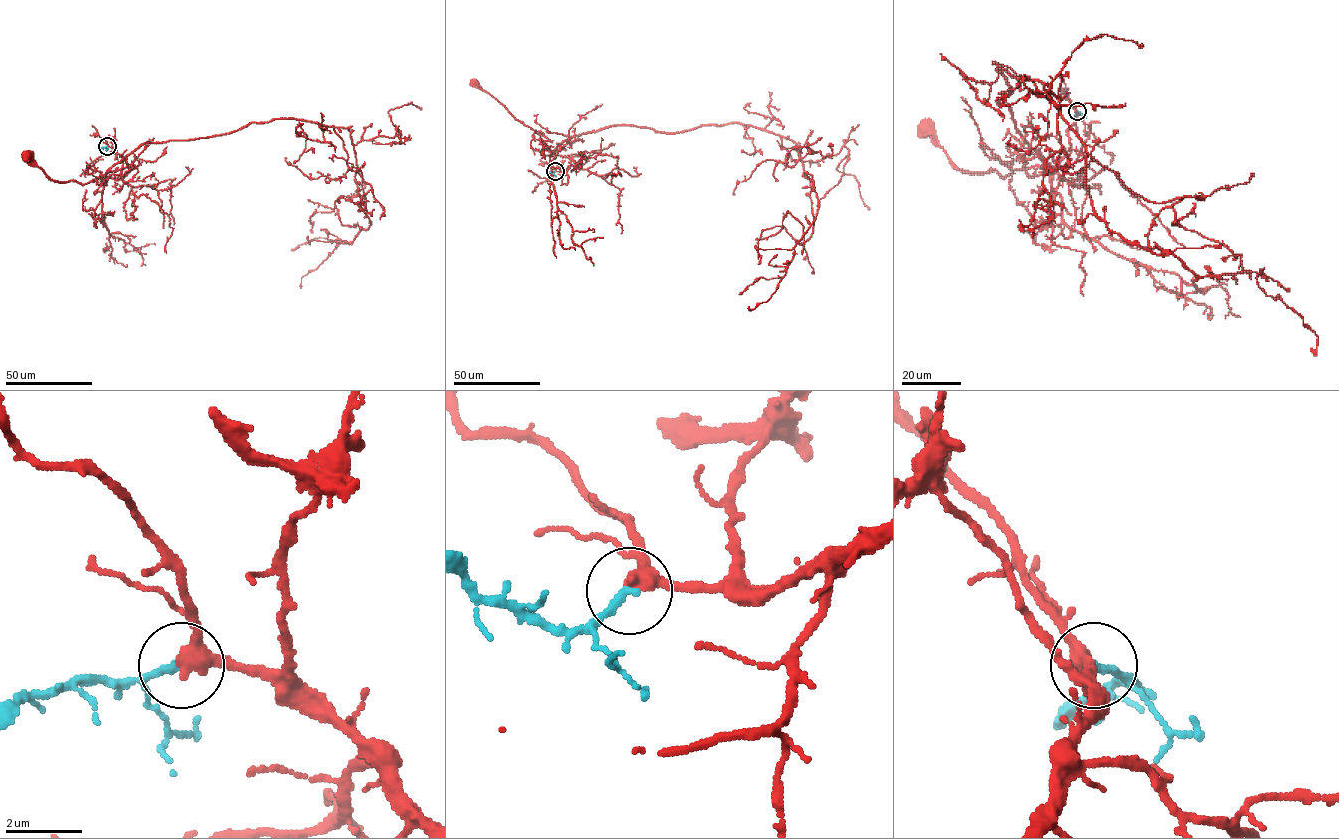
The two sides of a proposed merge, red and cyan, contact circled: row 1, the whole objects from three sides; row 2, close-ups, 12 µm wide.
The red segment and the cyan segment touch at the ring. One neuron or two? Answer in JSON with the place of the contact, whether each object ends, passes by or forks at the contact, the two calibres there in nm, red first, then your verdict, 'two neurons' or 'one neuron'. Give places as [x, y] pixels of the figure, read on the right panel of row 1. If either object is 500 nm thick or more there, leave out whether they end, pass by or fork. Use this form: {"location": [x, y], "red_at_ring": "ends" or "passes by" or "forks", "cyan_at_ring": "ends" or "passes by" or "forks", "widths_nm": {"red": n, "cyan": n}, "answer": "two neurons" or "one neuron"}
{"location": [1077, 111], "red_at_ring": "passes by", "cyan_at_ring": "ends", "widths_nm": {"red": 360, "cyan": 240}, "answer": "one neuron"}

